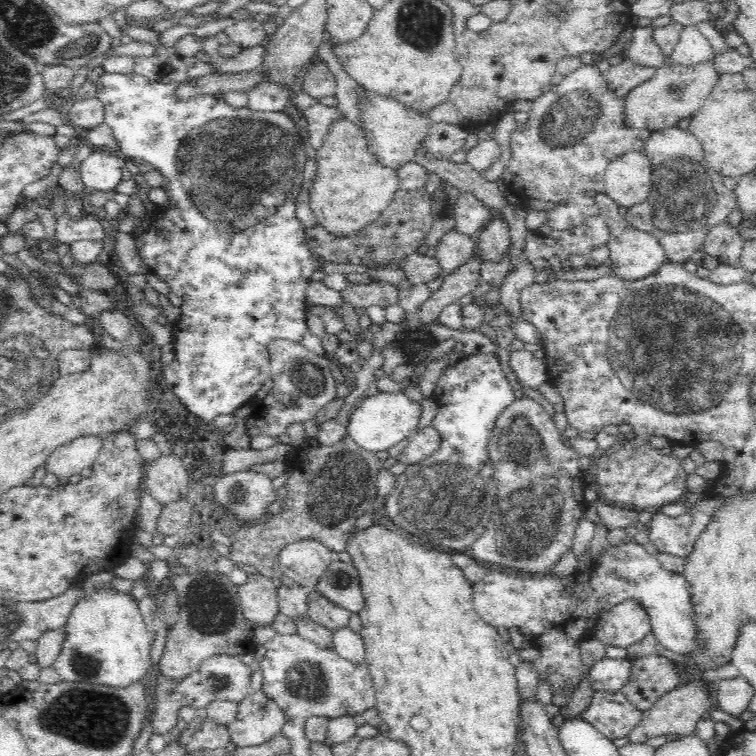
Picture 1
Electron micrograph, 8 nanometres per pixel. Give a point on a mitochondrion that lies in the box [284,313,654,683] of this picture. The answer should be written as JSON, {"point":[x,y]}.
{"point":[534,519]}

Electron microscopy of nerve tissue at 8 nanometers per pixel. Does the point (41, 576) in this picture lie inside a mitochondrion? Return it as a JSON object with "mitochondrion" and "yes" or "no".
{"mitochondrion":"no"}

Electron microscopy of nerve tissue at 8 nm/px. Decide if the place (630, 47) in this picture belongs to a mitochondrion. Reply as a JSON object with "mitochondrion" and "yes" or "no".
{"mitochondrion":"no"}

